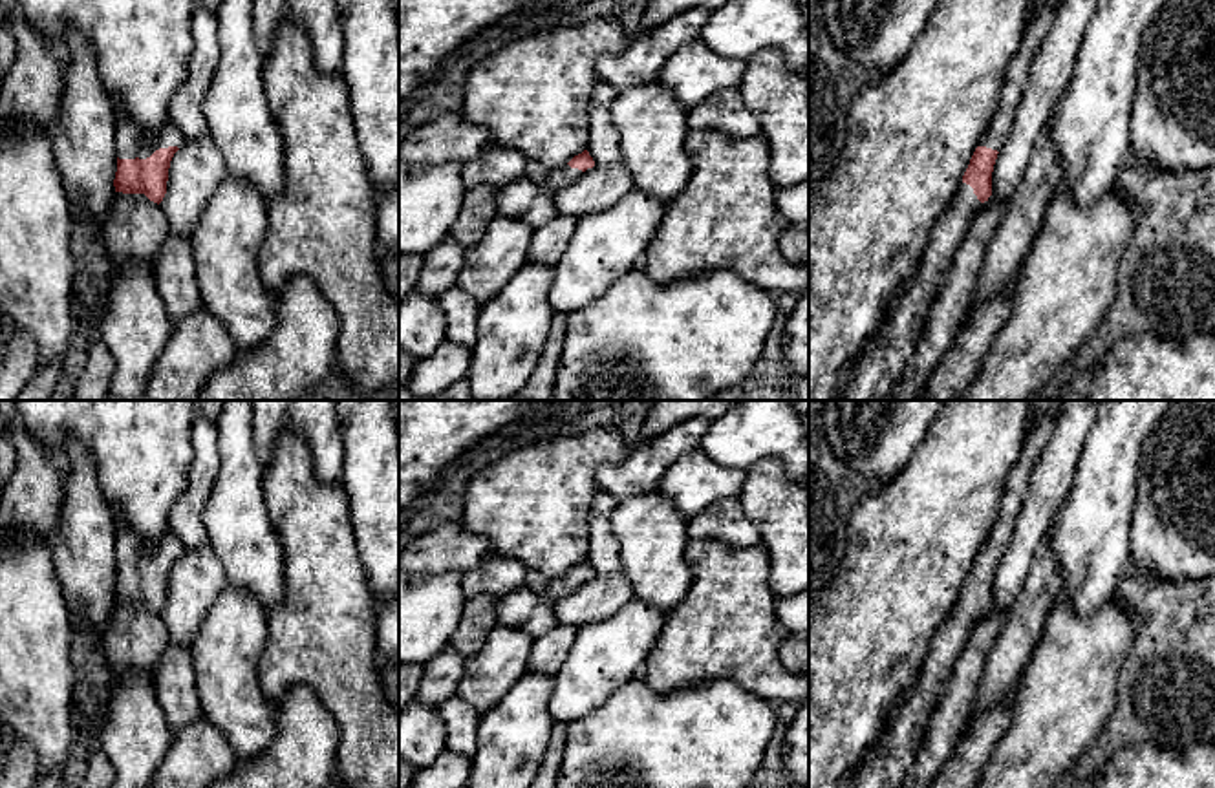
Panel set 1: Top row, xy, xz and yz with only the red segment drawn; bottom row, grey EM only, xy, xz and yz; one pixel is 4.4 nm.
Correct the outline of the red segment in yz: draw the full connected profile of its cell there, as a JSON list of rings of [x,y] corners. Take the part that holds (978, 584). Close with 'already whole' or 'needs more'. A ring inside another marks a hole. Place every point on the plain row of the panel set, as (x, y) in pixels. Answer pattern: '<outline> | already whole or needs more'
[[[1059,410],[1041,415],[1025,439],[1021,457],[1006,475],[999,516],[975,558],[946,622],[935,631],[913,686],[887,708],[886,728],[840,788],[900,788],[920,748],[952,671],[964,651],[975,620],[992,605],[992,581],[1016,527],[1028,477],[1048,442]]] | needs more

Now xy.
[[[117,521],[115,602],[145,603],[159,614],[167,603],[170,570],[183,554],[185,550],[170,528],[150,554],[143,554],[139,550],[139,536],[128,525]]] | needs more

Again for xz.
[[[584,559],[582,563],[575,565],[567,574],[558,578],[551,578],[540,570],[531,569],[527,570],[527,580],[523,587],[549,602],[556,602],[564,596],[573,594],[593,576],[595,576],[593,567],[589,565],[587,559]]] | needs more

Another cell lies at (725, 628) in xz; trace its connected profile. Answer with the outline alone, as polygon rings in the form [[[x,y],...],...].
[[[688,539],[684,559],[692,569],[694,583],[666,612],[664,627],[642,669],[644,682],[657,693],[670,693],[730,680],[772,706],[805,700],[809,678],[789,671],[778,656],[783,633],[769,583],[767,548],[761,543],[739,548],[714,539]]]

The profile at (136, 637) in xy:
[[[113,603],[102,634],[113,680],[123,680],[130,671],[154,680],[154,671],[168,644],[170,634],[161,614],[145,603]]]

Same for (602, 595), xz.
[[[622,570],[615,574],[595,574],[573,594],[554,605],[558,625],[584,627],[606,620],[633,598],[633,589]]]

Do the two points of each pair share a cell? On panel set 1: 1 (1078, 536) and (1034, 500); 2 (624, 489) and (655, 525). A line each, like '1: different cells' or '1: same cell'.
1: different cells
2: different cells

